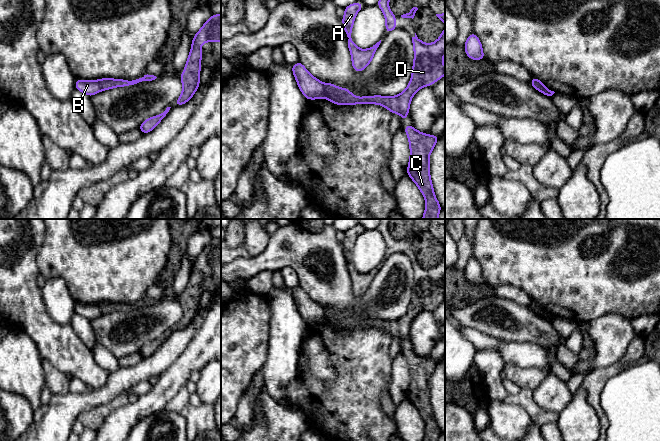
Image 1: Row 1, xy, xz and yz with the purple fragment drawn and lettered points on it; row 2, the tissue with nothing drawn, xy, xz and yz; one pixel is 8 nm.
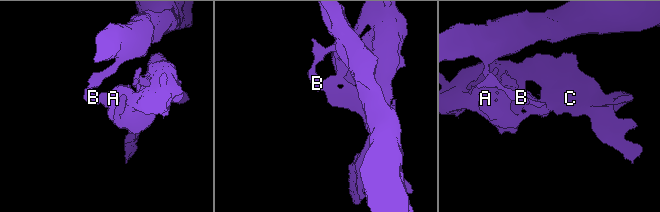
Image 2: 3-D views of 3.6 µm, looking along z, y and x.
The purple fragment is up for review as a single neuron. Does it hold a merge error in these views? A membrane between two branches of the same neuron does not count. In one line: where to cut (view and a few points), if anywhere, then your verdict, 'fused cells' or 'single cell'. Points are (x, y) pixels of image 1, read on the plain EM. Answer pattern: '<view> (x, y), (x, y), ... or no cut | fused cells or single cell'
xz (323, 308), (326, 320) | fused cells

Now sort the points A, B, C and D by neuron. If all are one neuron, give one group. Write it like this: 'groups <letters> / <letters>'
groups A C D / B

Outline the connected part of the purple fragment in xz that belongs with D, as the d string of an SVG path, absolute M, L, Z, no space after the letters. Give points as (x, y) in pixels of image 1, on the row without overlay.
M445 252L438 264L431 268L423 267L416 259L412 261L414 271L414 287L408 311L399 319L385 321L353 320L348 312L339 312L332 307L325 309L327 324L336 329L378 328L387 332L392 338L399 337L407 345L410 326L413 319L422 311L431 310L445 299L442 287L445 278Z

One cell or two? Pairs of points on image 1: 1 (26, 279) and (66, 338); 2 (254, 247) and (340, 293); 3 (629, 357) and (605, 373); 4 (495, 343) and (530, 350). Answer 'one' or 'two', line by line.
1: one
2: two
3: one
4: one

